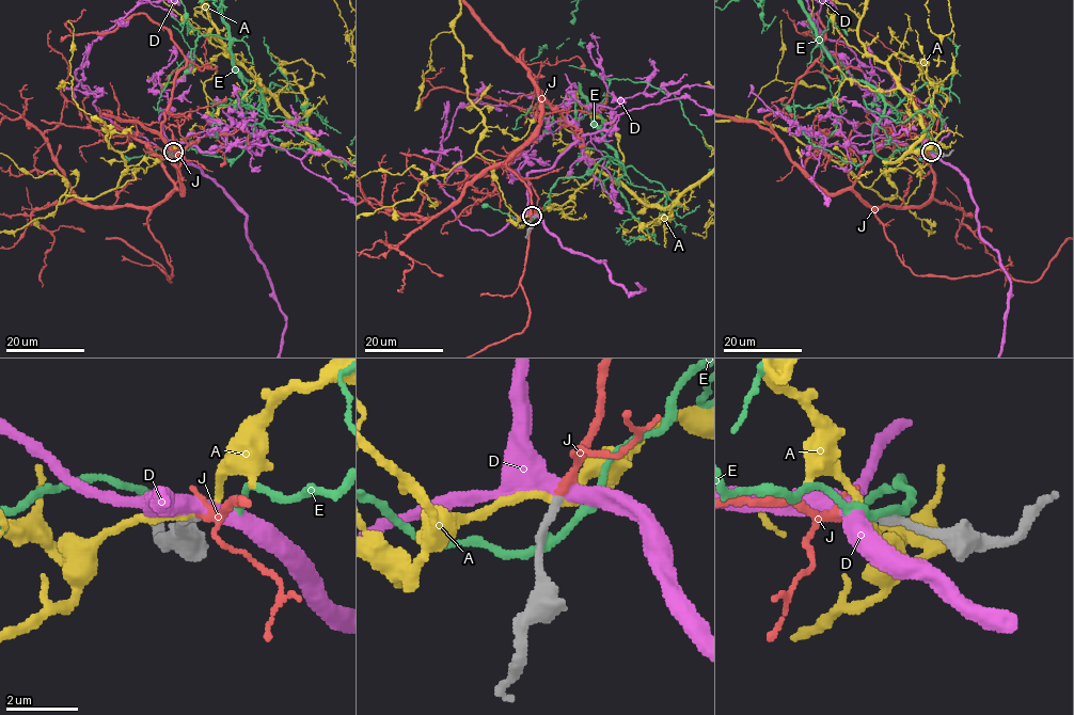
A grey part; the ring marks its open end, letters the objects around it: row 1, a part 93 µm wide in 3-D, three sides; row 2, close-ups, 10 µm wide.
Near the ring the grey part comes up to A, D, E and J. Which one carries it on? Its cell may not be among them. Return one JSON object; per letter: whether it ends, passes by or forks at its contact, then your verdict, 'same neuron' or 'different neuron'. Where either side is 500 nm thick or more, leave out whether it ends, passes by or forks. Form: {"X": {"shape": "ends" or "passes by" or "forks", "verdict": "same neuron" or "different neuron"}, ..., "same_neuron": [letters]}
{"A": {"shape": "passes by", "verdict": "different neuron"}, "D": {"shape": "passes by", "verdict": "different neuron"}, "E": {"shape": "passes by", "verdict": "different neuron"}, "J": {"shape": "passes by", "verdict": "same neuron"}, "same_neuron": ["J"]}

